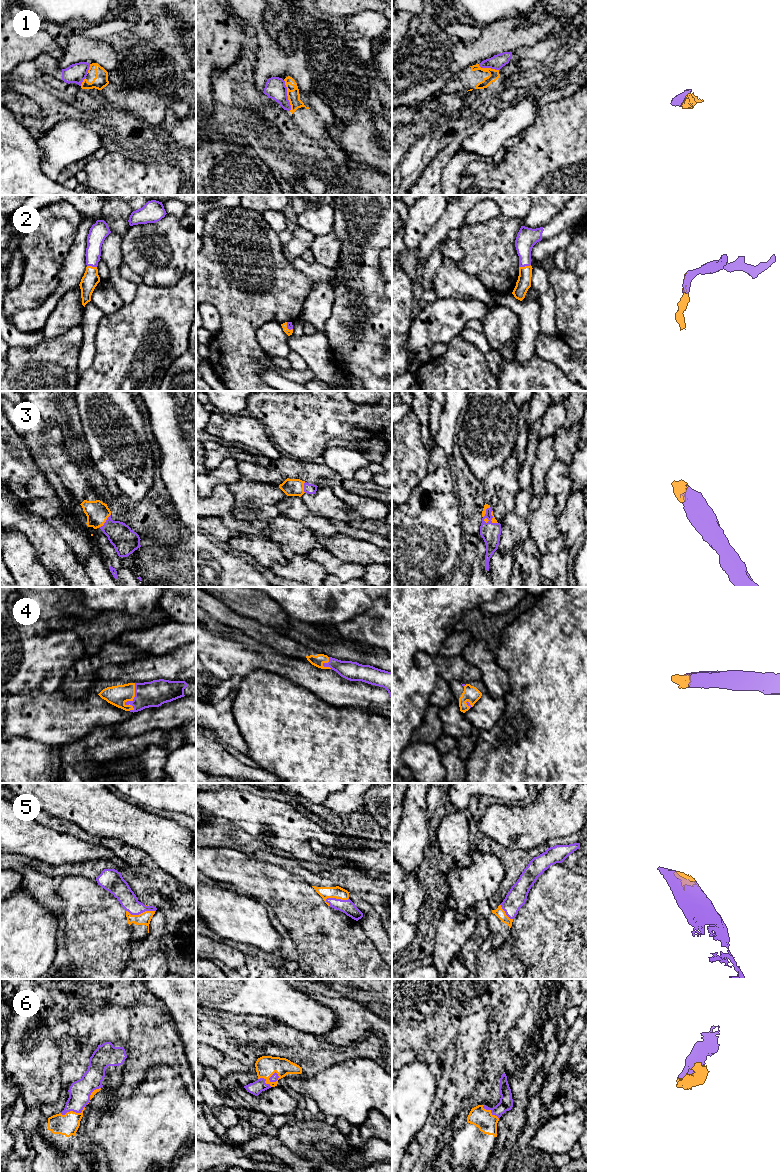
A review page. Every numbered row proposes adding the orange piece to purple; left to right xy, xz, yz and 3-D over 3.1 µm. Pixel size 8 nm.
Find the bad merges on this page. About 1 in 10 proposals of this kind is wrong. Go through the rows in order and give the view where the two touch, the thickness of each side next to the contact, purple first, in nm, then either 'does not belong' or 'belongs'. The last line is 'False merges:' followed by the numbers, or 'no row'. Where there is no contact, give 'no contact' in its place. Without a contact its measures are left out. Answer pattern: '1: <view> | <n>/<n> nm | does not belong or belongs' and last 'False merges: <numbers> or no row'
1: xz | 170/100 nm | does not belong
2: yz | 160/120 nm | belongs
3: xy | 200/190 nm | belongs
4: xy | 200/160 nm | belongs
5: xz | 110/100 nm | belongs
6: xz | 60/170 nm | belongs
False merges: 1

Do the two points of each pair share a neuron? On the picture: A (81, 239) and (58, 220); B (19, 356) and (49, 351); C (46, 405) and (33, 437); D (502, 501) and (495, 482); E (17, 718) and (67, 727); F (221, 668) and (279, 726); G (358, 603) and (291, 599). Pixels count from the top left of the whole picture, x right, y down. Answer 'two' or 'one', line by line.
A: two
B: one
C: two
D: one
E: one
F: two
G: one

